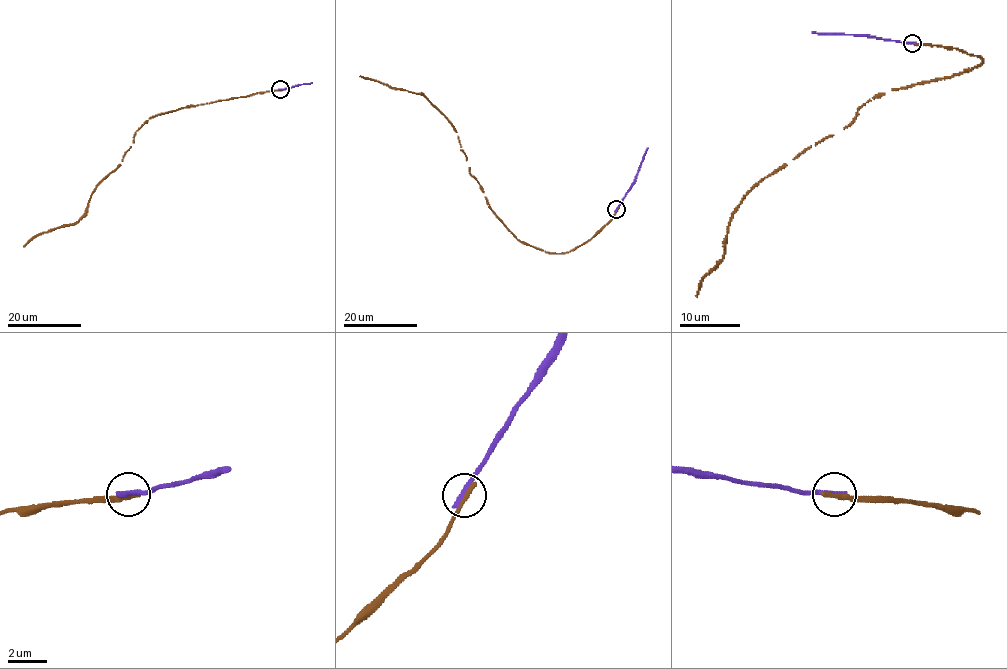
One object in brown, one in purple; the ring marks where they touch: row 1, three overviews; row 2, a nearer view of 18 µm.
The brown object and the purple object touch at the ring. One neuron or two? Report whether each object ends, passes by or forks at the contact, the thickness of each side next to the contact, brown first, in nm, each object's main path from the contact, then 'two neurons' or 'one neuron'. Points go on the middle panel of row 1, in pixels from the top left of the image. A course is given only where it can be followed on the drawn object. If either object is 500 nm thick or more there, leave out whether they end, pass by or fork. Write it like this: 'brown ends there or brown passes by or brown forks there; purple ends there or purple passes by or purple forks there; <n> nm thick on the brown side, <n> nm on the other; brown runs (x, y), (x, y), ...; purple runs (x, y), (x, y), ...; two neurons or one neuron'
brown ends there; purple ends there; 260 nm thick on the brown side, 320 nm on the other; brown runs (616, 210), (589, 239), (569, 251), (548, 252), (521, 242), (491, 209), (446, 118), (422, 94), (359, 76); purple runs (616, 210), (634, 181), (648, 148); two neurons

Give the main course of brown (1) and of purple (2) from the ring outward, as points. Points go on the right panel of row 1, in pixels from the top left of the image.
1: (913, 43), (983, 60), (965, 72), (878, 94), (844, 129), (764, 177), (734, 211), (724, 256), (697, 297)
2: (913, 43), (812, 31)

